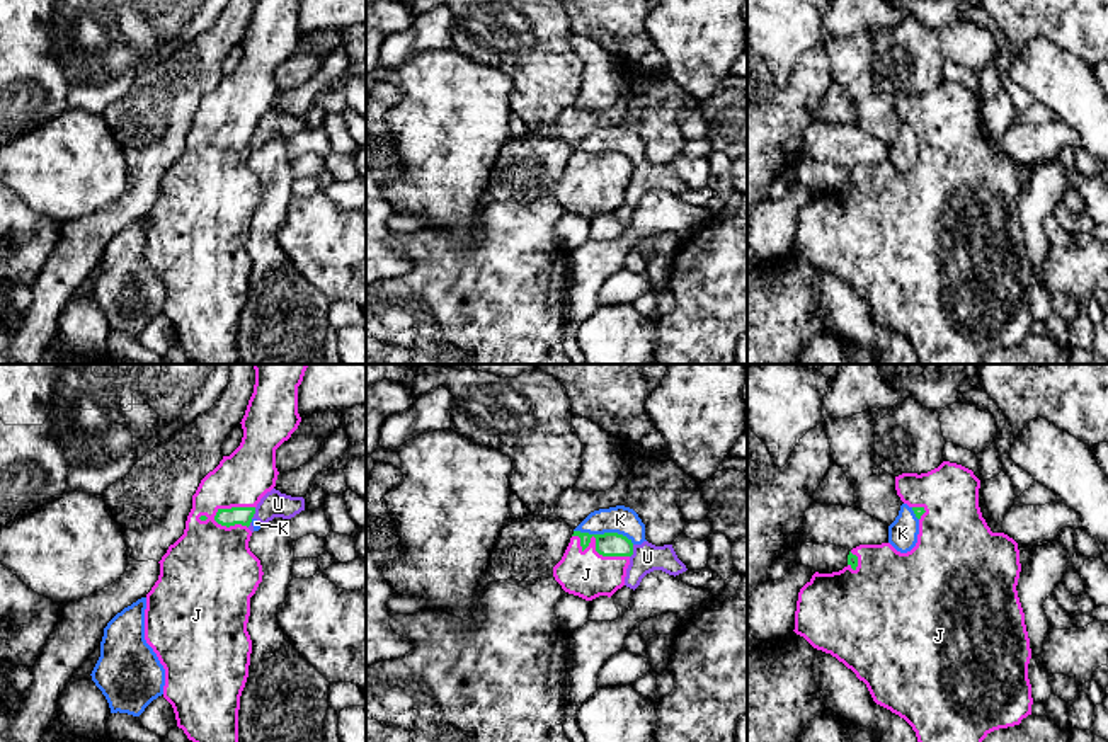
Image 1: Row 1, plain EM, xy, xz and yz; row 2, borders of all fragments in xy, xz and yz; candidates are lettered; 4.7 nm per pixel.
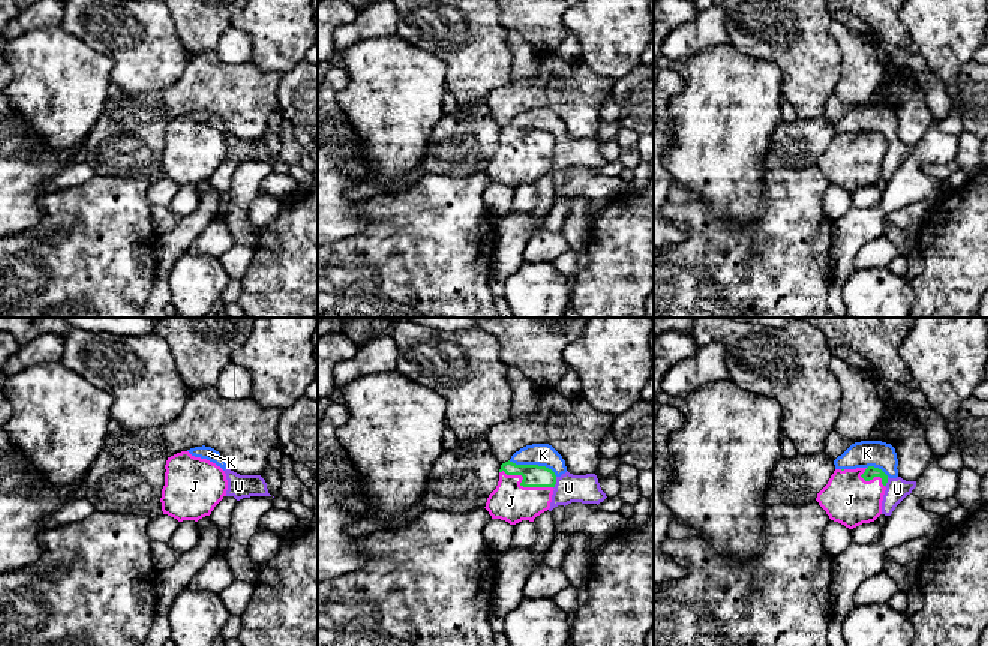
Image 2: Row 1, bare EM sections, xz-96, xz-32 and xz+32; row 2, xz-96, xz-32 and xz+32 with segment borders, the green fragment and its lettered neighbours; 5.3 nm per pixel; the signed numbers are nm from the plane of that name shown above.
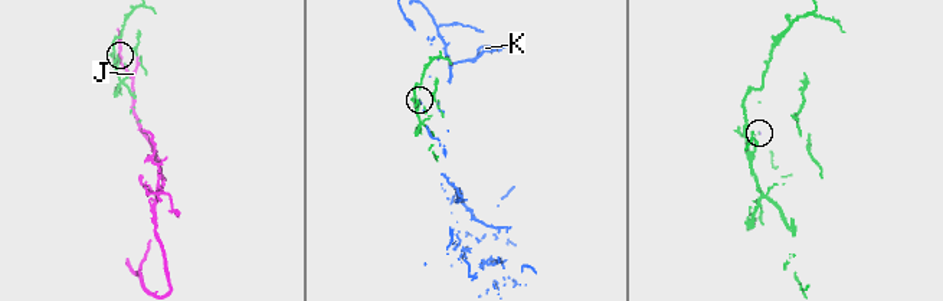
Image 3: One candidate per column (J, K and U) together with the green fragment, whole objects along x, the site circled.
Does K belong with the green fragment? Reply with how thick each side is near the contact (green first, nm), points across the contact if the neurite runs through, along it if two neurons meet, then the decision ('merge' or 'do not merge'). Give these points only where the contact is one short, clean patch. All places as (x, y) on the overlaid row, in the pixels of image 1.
110/130 nm | along xz (574, 530), (622, 533), (633, 543) | do not merge

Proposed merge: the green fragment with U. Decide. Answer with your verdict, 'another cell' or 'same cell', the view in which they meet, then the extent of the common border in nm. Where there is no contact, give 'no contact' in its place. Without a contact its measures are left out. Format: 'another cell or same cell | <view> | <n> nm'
another cell | xz | 70 nm

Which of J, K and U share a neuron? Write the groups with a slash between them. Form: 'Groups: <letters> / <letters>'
Groups: J / K U

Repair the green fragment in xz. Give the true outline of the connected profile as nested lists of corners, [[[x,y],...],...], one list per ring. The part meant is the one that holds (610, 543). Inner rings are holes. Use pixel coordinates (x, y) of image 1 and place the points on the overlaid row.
[[[574,531],[553,577],[568,594],[592,601],[611,597],[625,585],[633,543],[623,534],[589,534]]]

